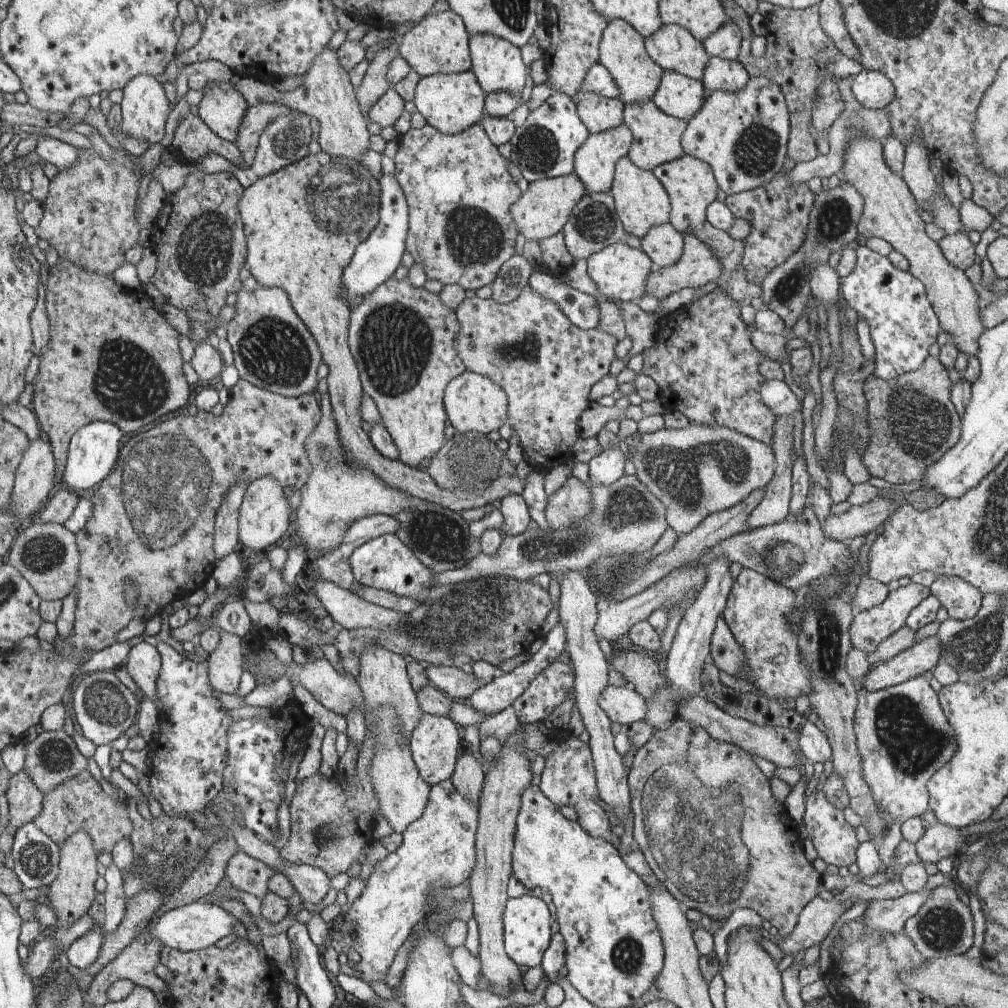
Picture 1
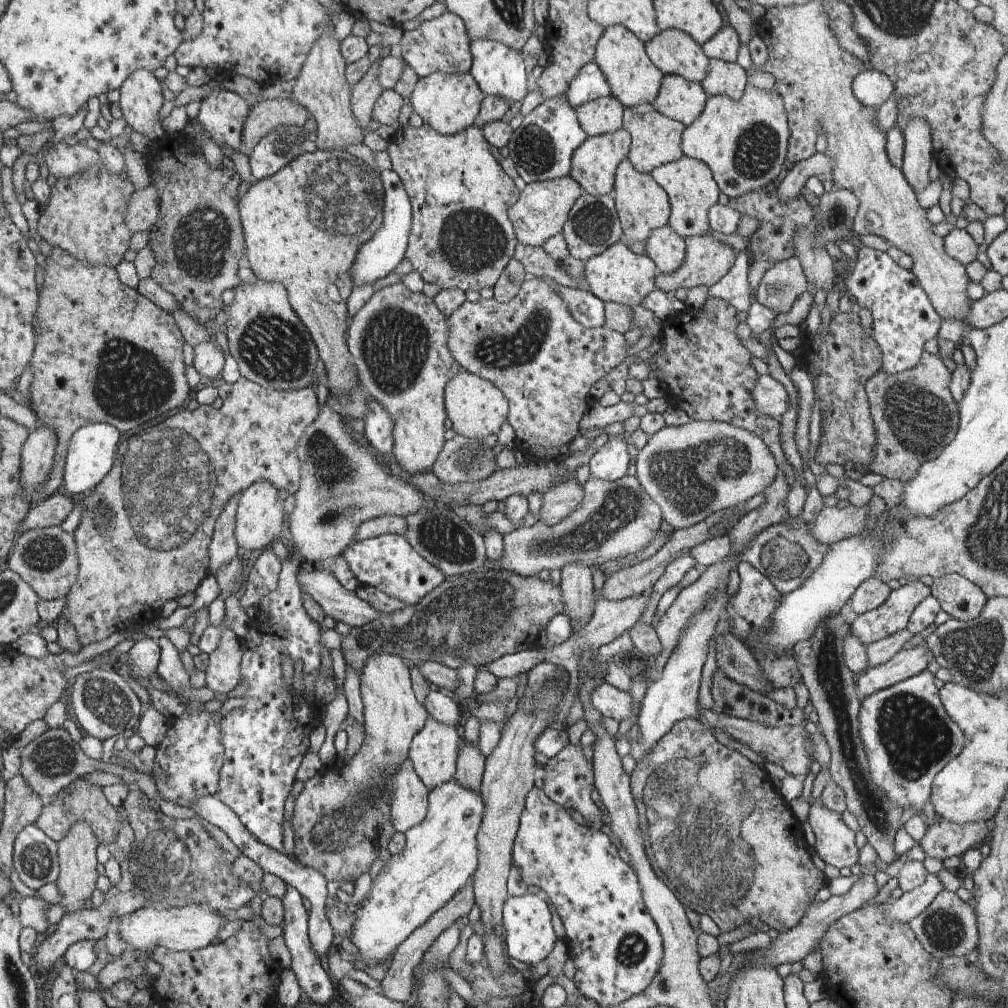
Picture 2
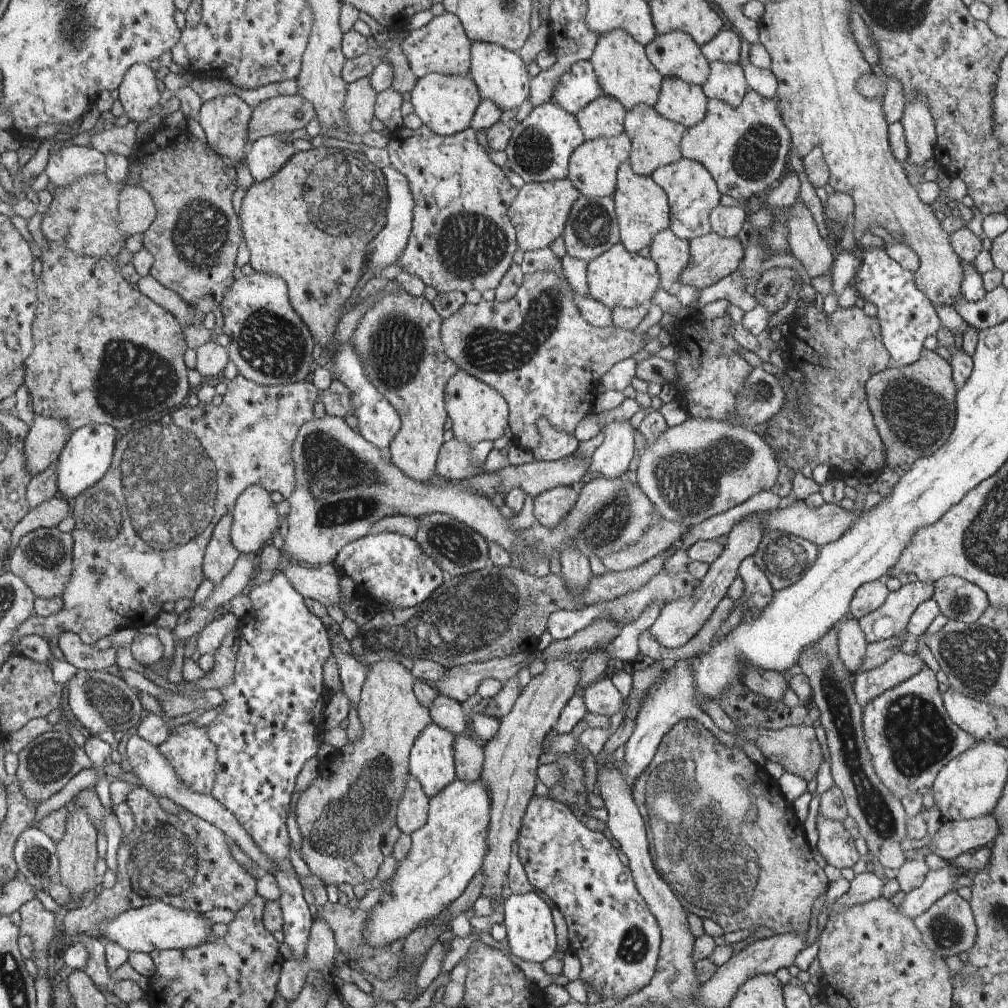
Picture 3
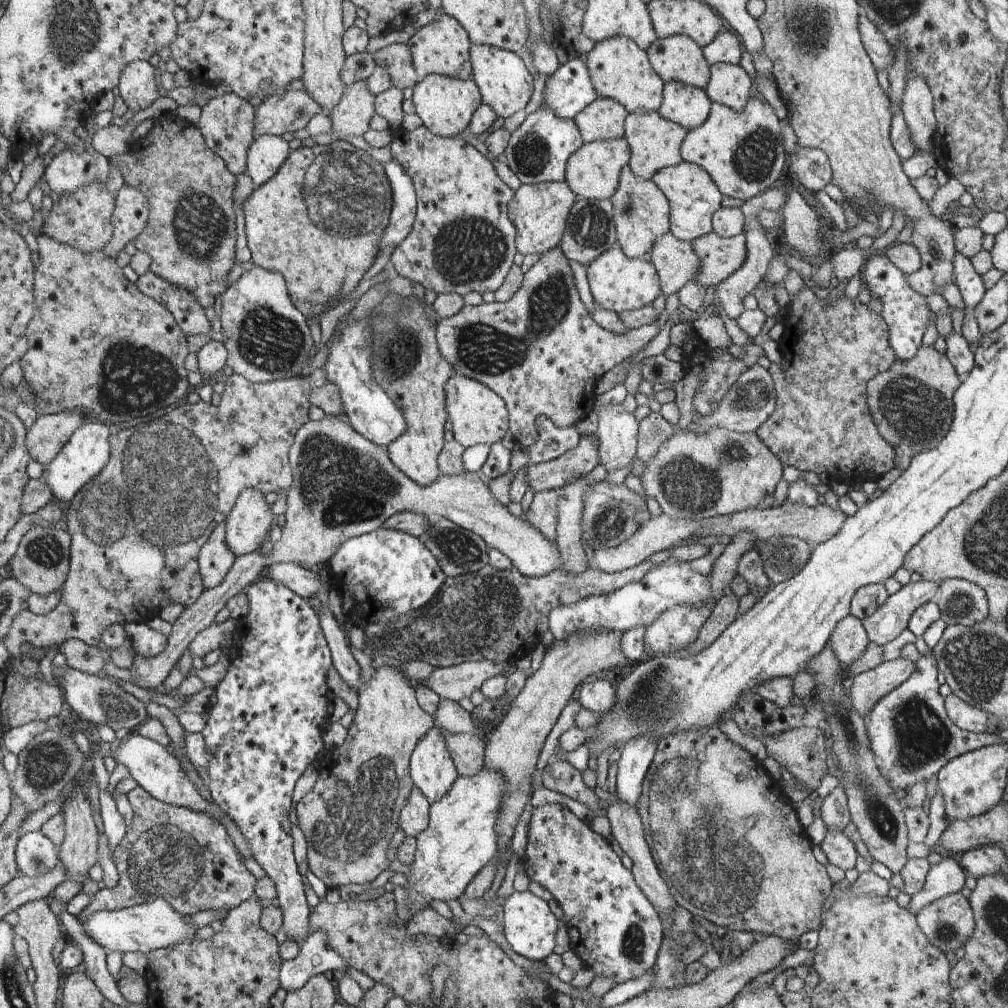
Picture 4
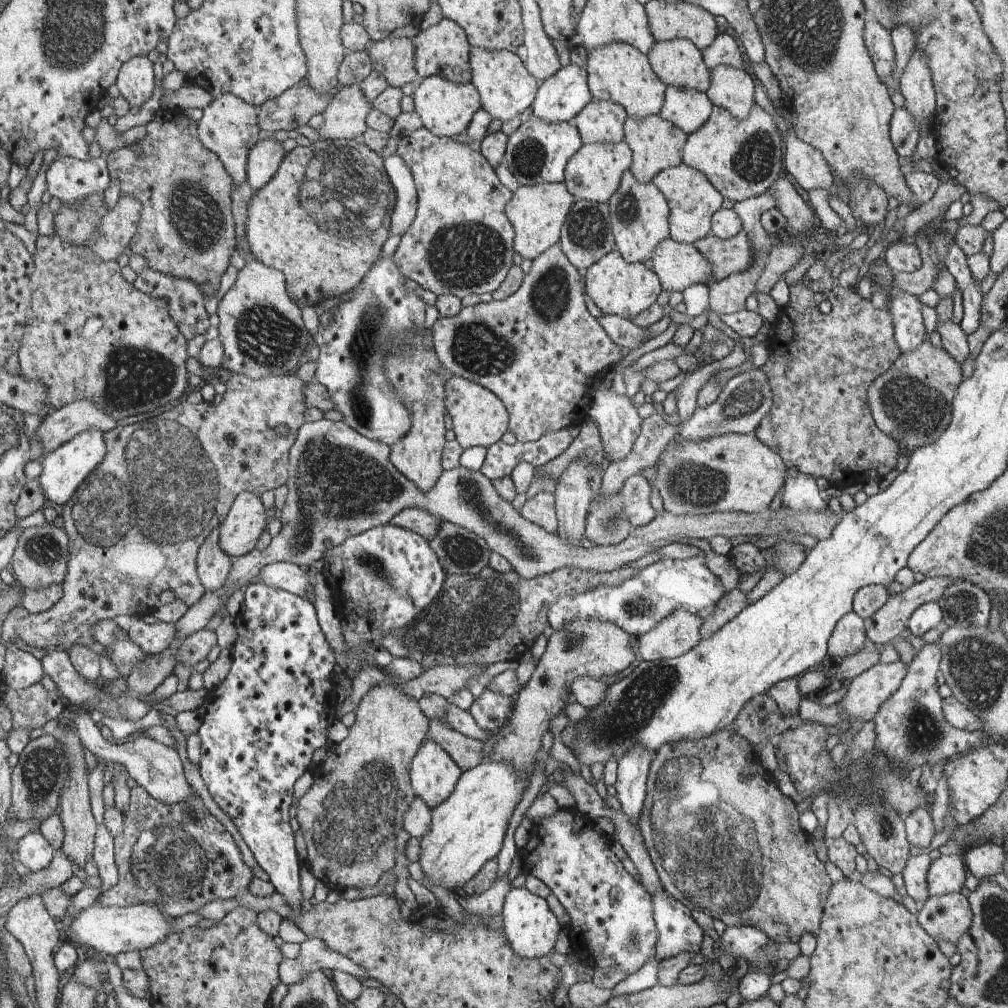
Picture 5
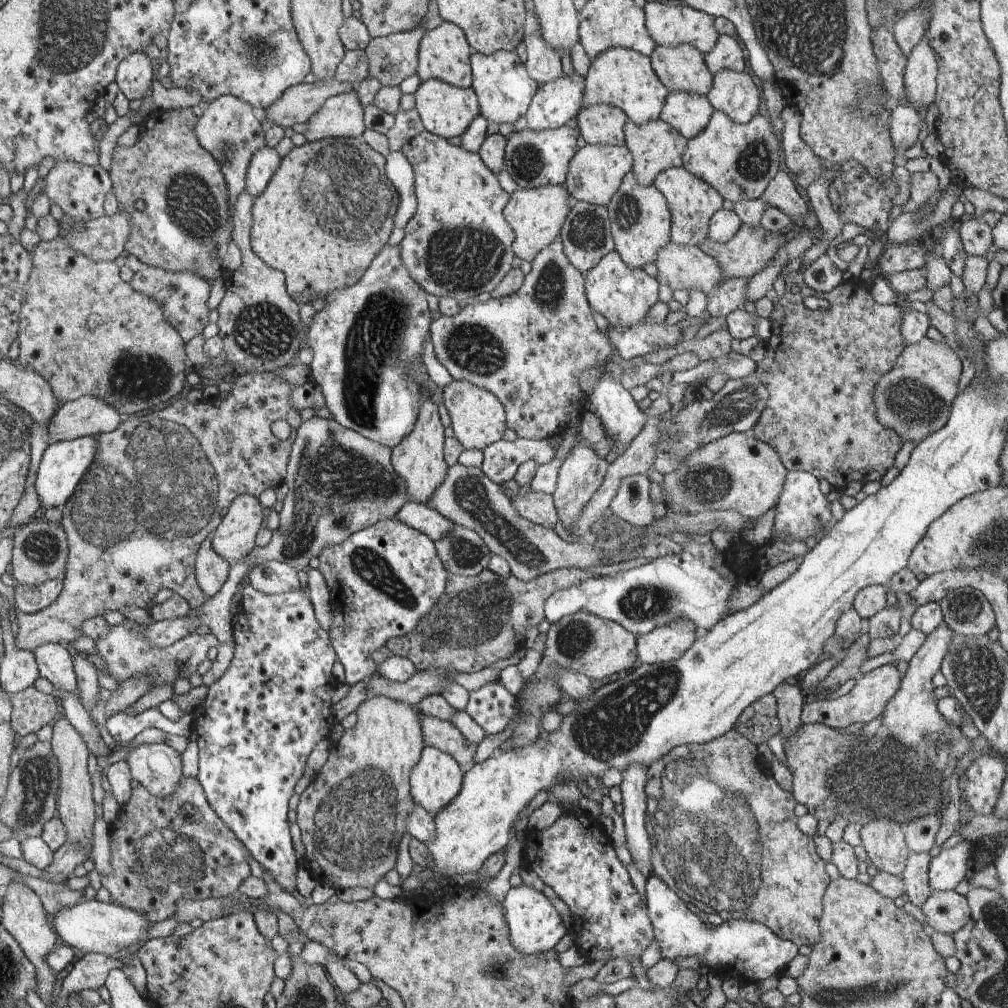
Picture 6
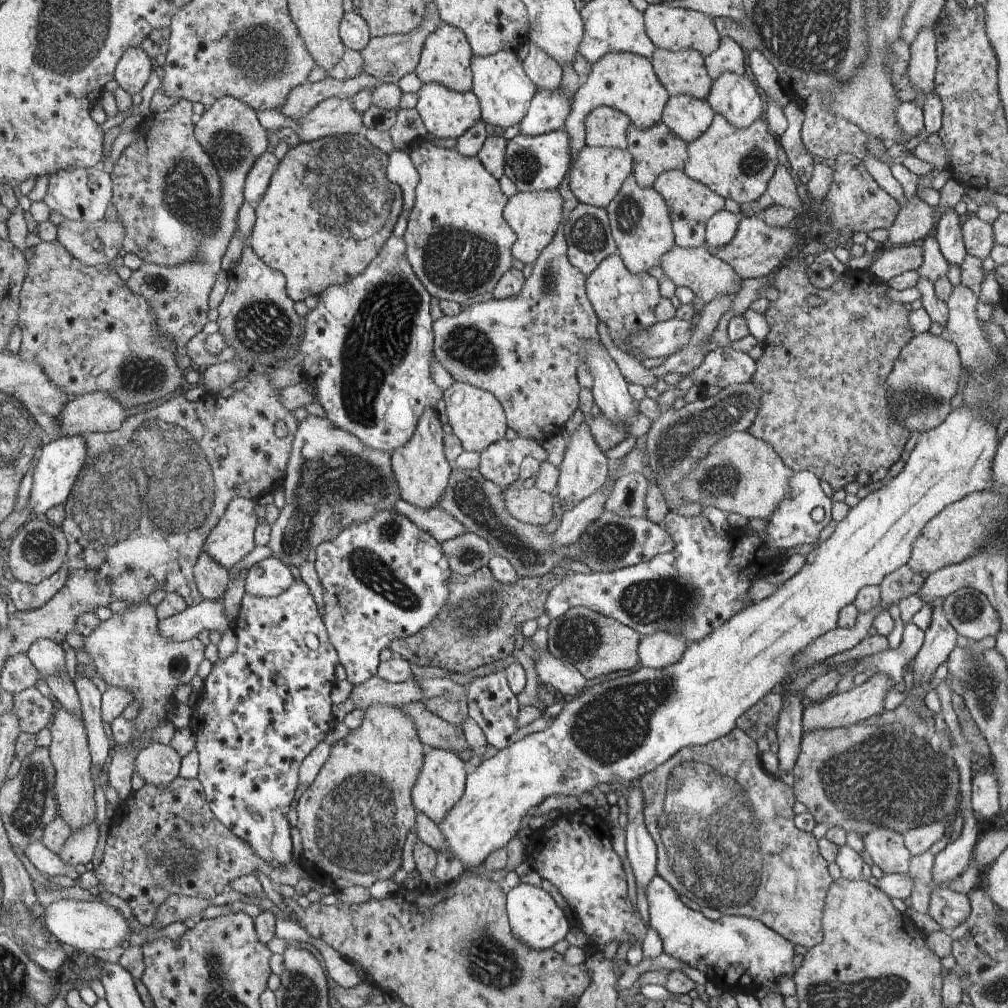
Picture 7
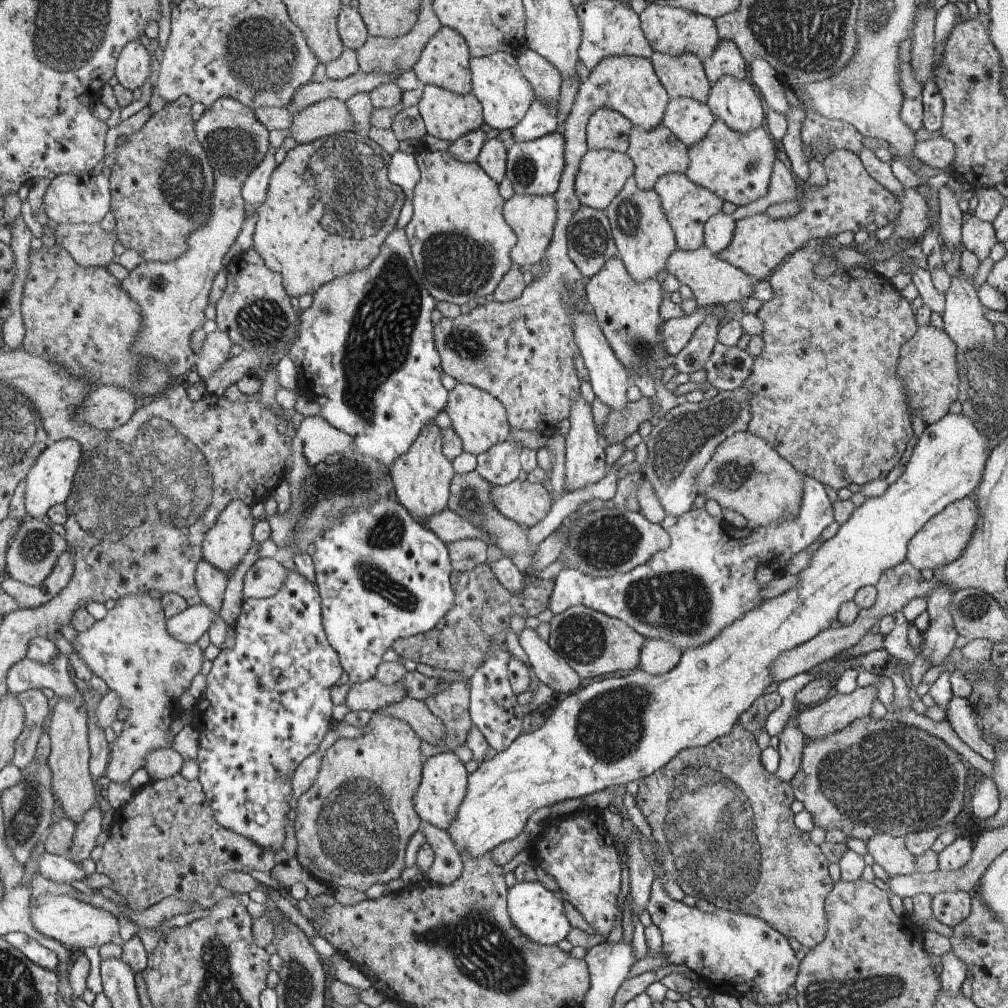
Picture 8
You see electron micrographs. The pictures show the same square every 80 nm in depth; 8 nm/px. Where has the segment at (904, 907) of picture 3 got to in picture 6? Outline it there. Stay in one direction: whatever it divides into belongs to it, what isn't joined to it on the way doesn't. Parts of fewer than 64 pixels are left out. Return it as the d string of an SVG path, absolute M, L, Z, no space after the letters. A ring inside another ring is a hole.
M970 841L939 851L928 864L928 885L932 891L953 891L967 874Z

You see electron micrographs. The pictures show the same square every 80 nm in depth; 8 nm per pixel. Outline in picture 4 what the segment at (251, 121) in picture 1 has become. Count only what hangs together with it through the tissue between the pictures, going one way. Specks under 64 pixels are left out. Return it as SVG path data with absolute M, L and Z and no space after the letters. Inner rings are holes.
M305 90L269 94L255 107L254 135L295 132L320 113L320 106Z

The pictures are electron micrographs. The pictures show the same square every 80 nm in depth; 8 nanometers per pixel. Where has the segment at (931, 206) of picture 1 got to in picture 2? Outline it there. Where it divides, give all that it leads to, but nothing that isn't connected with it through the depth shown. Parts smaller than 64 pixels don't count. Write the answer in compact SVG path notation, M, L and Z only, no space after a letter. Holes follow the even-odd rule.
M912 117L902 130L904 147L900 171L918 195L929 183L928 170L933 159L930 130L919 117Z

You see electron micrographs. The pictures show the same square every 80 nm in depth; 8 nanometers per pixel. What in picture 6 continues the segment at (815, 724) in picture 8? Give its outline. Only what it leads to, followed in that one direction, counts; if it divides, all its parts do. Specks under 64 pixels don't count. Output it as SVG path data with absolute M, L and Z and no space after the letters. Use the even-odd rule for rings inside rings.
M886 663L869 672L859 674L855 677L853 687L845 695L828 700L809 700L802 704L800 722L803 725L808 724L824 724L832 729L840 729L855 724L855 722L863 722L864 724L877 718L886 702L895 694L900 684L899 672L893 663Z

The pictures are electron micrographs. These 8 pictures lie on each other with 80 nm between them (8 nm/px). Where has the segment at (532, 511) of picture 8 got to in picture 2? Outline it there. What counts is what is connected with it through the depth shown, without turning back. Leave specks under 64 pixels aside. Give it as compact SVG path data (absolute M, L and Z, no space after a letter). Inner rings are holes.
M575 478L557 483L553 488L543 492L537 520L545 527L556 526L582 503L583 497L582 485Z

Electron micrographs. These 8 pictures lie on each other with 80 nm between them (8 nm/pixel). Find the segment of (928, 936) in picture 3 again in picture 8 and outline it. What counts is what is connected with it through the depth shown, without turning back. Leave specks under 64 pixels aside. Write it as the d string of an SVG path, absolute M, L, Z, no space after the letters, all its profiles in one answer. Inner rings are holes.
M951 891L934 894L930 897L932 917L947 926L959 924L970 913L971 893Z

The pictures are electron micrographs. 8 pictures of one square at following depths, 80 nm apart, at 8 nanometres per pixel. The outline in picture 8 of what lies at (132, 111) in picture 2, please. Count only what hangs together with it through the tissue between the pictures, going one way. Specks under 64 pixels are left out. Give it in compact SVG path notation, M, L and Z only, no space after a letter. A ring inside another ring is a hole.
M131 41L123 48L114 66L117 82L127 88L139 88L149 74L149 56L139 41Z

